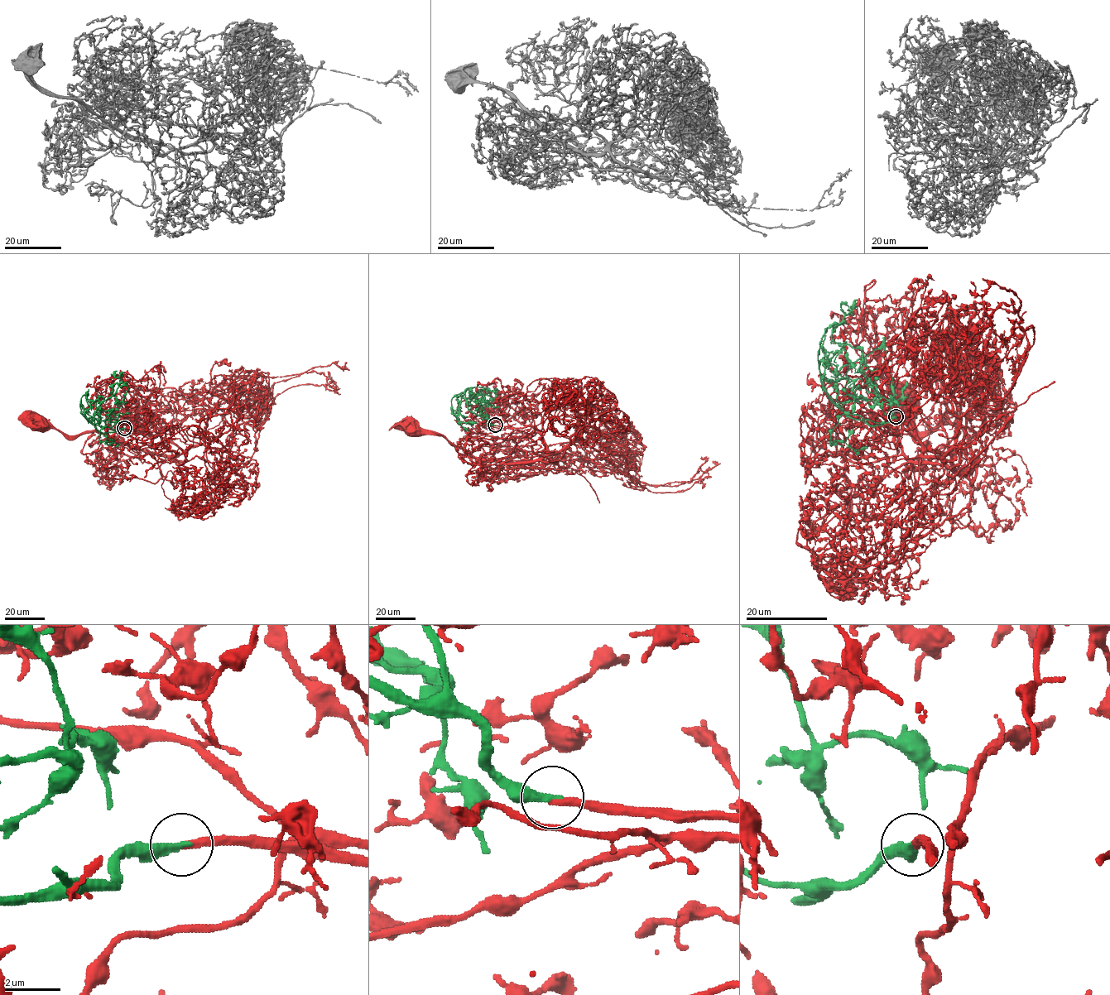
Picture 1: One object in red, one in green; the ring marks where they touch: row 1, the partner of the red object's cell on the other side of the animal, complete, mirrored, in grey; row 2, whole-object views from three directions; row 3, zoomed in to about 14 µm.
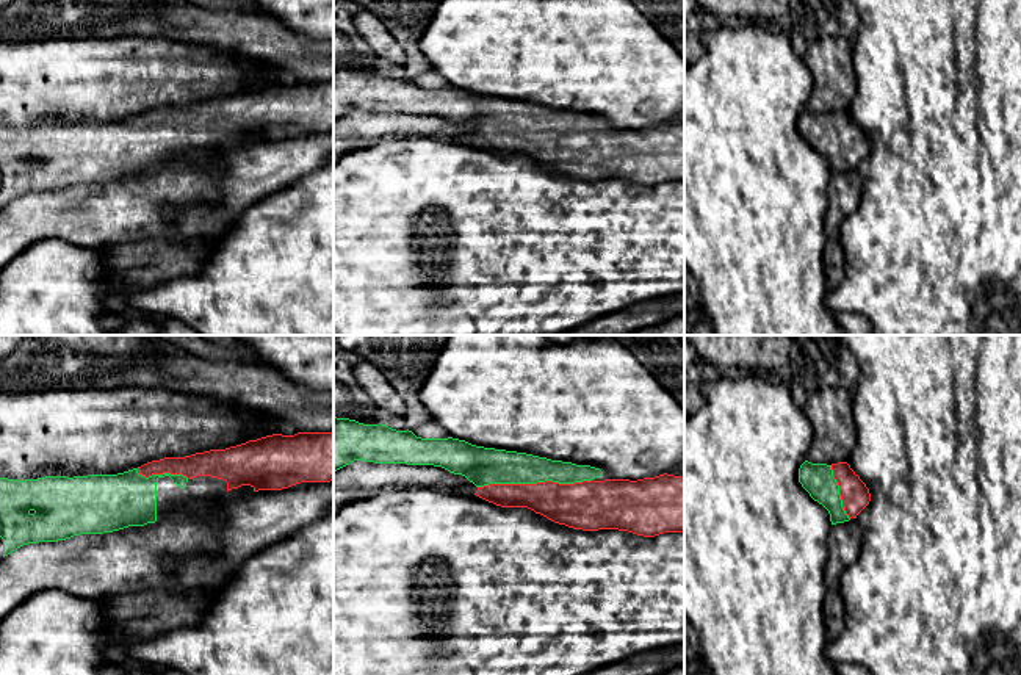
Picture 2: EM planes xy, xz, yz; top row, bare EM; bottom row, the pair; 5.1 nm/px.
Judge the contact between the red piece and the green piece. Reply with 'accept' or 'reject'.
accept

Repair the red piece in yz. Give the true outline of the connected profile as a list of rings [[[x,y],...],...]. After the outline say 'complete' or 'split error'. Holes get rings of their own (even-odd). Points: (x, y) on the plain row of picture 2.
[[[805,110],[799,132],[828,160],[832,174],[857,168],[871,150],[869,138],[847,111],[827,114]]]; split error

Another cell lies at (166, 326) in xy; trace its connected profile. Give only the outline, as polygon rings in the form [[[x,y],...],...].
[[[150,312],[149,318],[155,319],[158,324],[158,329],[153,335],[196,335],[196,332],[180,319],[166,318],[155,312]]]

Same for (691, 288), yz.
[[[684,265],[684,335],[691,335],[687,329],[687,315],[700,305],[700,290],[692,273]]]

